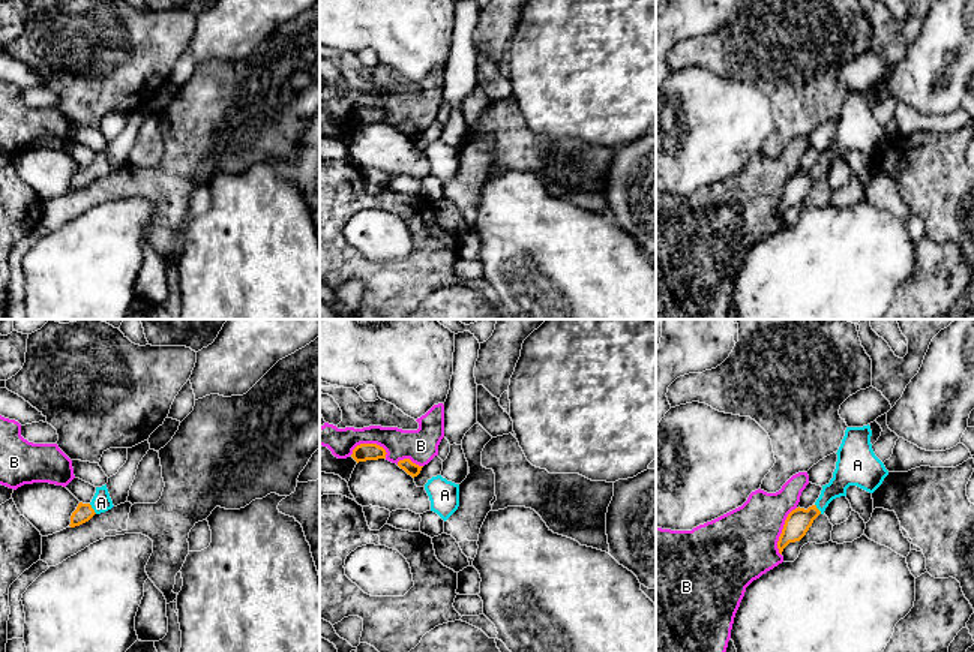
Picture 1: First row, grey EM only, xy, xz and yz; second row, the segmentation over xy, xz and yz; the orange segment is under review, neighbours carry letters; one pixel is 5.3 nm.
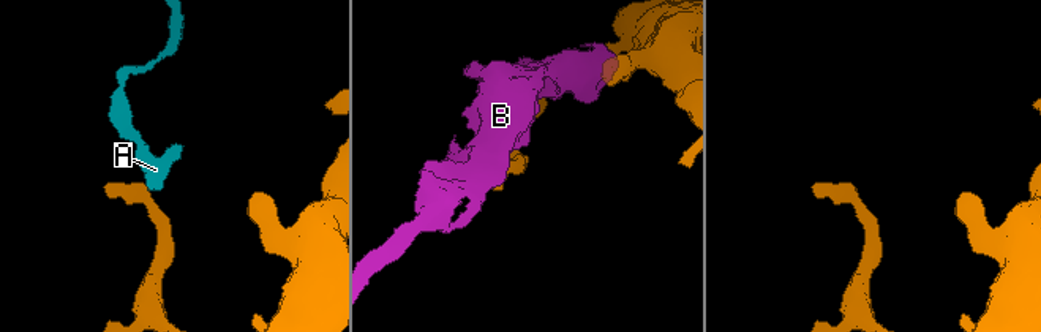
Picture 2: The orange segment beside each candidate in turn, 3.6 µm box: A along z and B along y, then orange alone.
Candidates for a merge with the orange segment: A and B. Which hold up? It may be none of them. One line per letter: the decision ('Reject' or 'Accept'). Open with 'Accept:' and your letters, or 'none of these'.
Accept: A
A: Accept
B: Reject

